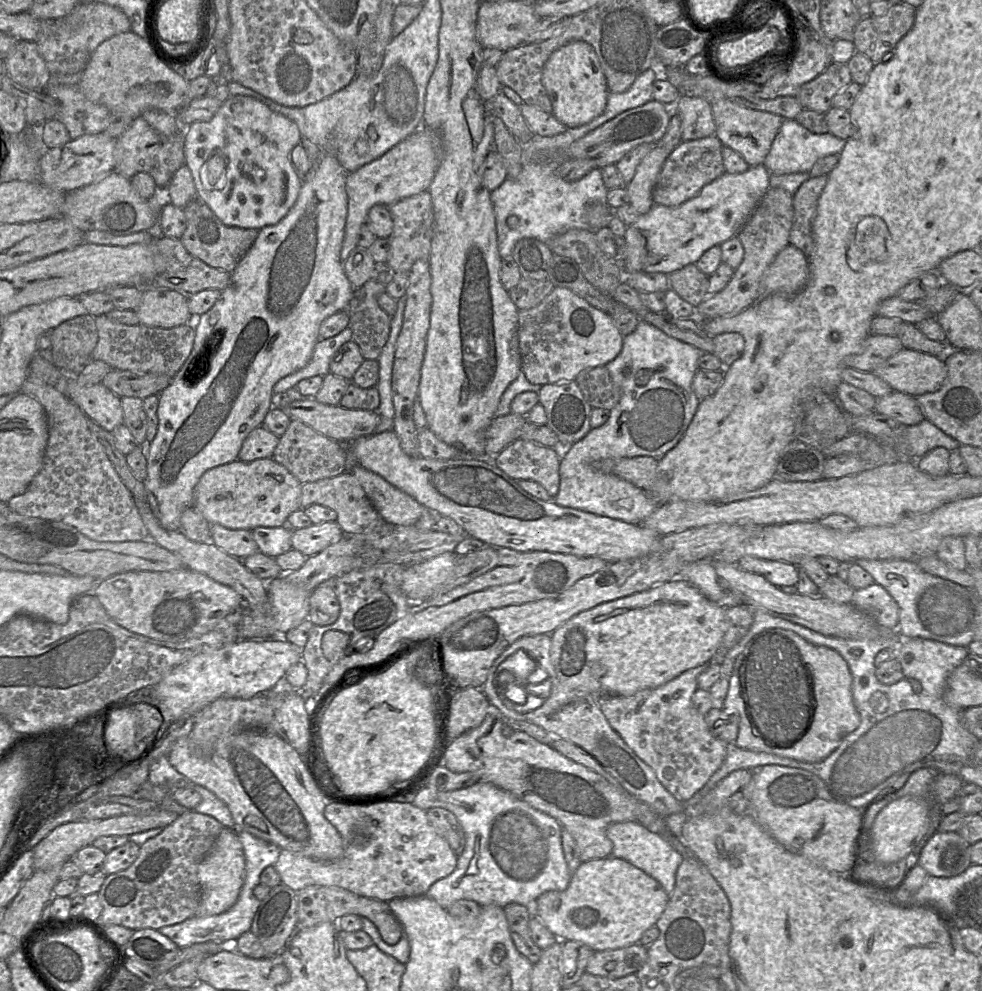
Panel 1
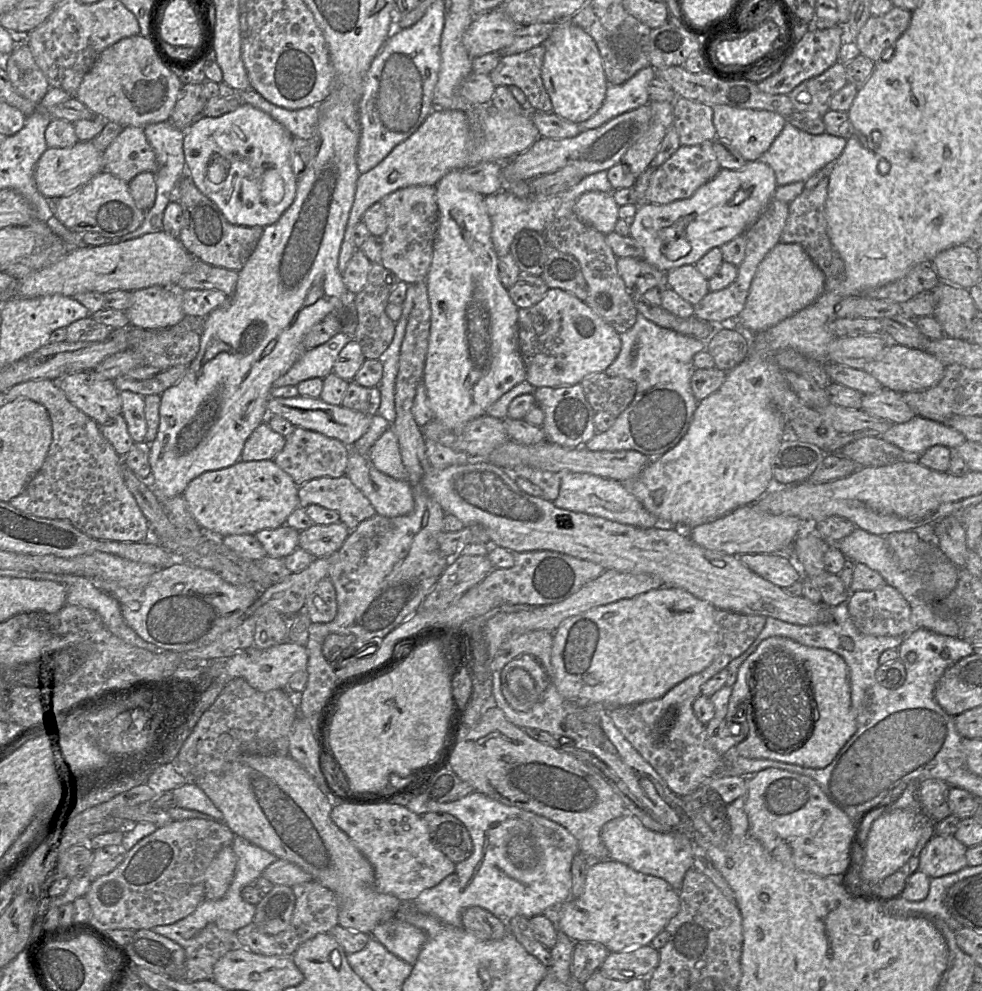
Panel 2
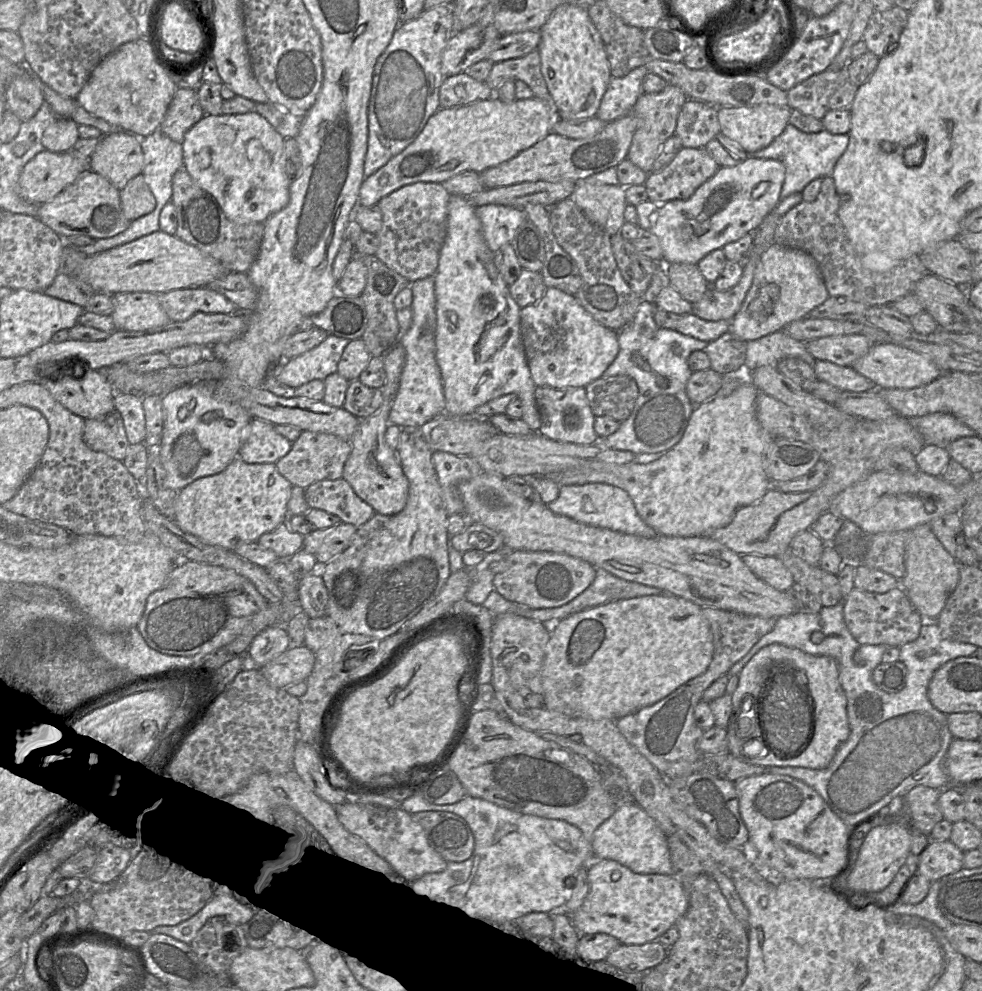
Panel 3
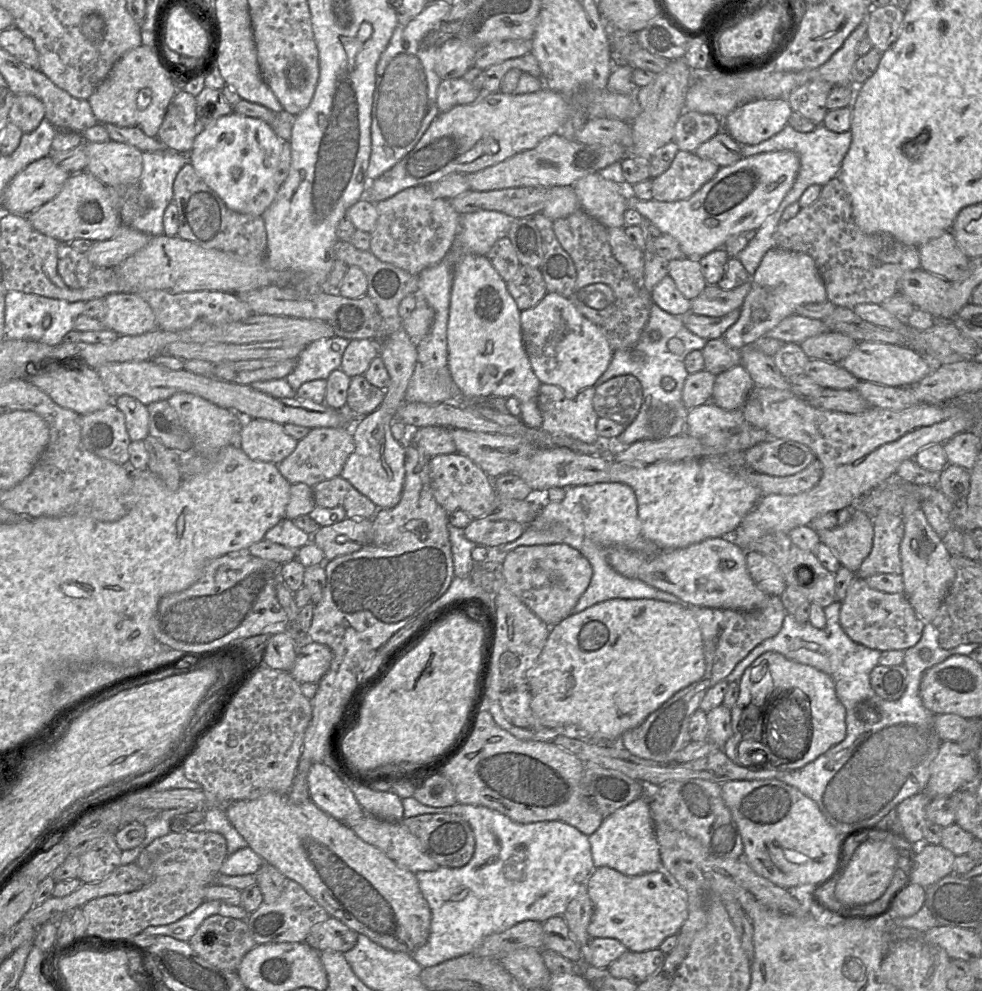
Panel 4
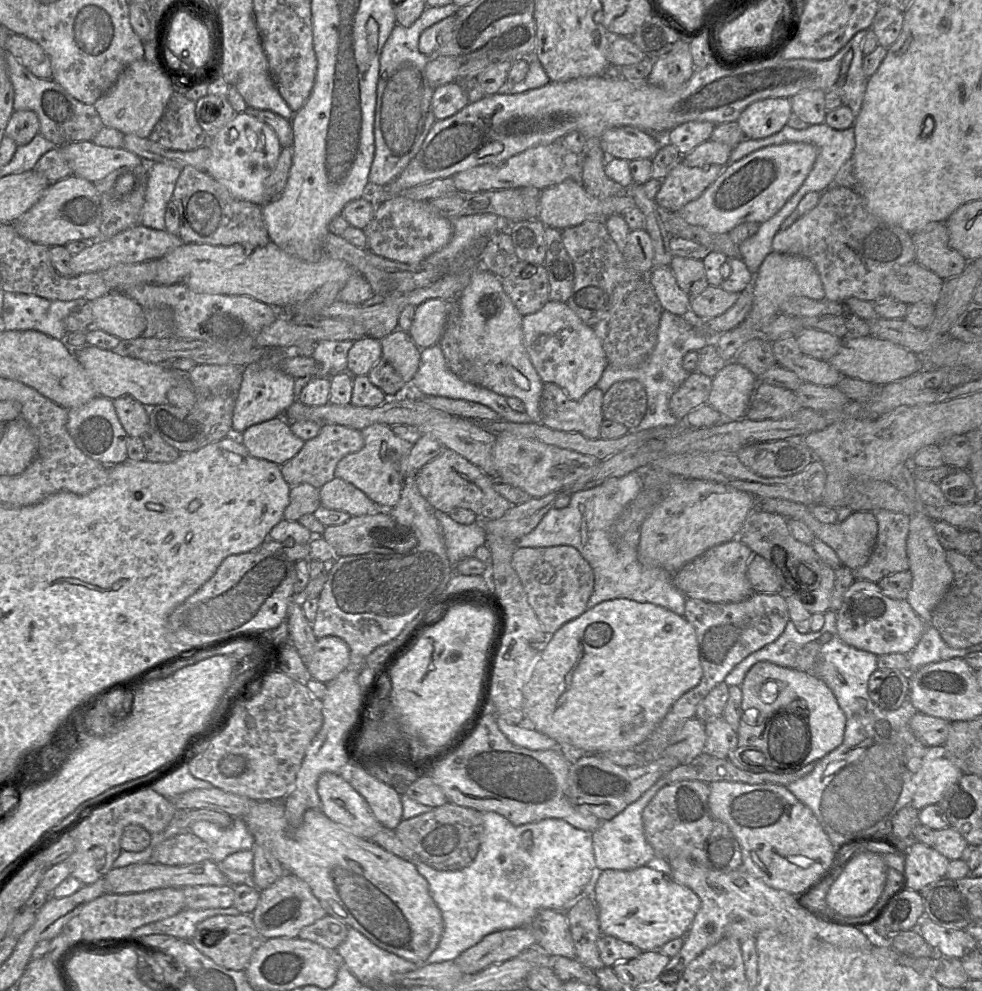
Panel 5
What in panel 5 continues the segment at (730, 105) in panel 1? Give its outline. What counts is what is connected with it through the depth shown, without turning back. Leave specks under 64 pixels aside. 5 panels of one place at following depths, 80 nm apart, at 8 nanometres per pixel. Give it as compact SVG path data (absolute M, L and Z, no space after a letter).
M766 98L748 105L736 121L745 138L762 139L779 132L791 112L790 98Z

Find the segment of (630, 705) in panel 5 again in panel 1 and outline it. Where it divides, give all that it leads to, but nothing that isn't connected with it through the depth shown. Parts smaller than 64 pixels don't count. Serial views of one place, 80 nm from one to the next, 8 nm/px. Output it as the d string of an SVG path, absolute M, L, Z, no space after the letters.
M674 578L668 582L658 584L643 592L619 598L580 612L558 627L551 633L551 662L557 677L562 685L572 690L579 690L594 694L615 694L620 696L631 696L635 693L657 688L673 680L686 670L707 663L716 653L720 646L723 635L727 630L726 608L705 598L694 586L681 578Z

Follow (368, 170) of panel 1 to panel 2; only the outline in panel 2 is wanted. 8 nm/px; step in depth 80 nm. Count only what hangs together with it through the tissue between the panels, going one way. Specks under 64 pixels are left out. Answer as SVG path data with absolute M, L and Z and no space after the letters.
M491 103L471 106L465 111L433 110L411 136L396 145L374 168L359 175L339 253L339 272L343 274L353 253L360 249L354 244L354 231L370 206L399 189L417 185L435 186L452 170L463 170L487 161L508 162L529 149L539 138L531 113L504 113Z

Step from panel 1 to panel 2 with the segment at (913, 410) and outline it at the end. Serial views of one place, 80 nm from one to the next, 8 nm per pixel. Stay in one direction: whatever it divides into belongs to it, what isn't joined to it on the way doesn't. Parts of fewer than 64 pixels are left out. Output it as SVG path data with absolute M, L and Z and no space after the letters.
M882 389L875 394L865 394L862 397L861 409L871 416L885 419L892 424L908 422L916 415L902 395L888 389Z

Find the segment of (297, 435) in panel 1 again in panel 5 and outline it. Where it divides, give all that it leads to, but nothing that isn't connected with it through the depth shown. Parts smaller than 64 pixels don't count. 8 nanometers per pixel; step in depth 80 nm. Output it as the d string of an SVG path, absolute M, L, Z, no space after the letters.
M323 423L317 436L305 441L301 450L280 466L281 474L290 486L307 483L320 489L335 477L334 472L338 462L346 455L360 451L363 445L361 431L337 424Z

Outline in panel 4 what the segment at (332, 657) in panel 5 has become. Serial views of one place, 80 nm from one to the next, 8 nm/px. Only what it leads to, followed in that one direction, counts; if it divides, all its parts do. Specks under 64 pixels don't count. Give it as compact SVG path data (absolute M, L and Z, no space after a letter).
M316 642L297 648L296 659L290 674L299 683L318 683L328 671L332 660L331 650Z

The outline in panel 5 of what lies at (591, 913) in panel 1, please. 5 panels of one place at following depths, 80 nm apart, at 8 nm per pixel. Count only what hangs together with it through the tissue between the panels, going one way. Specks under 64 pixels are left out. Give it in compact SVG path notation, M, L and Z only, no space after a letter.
M657 859L654 866L641 866L630 871L603 870L595 884L595 905L603 935L616 937L647 952L661 951L661 947L668 941L684 937L701 906L701 901L691 889L675 880L667 861Z

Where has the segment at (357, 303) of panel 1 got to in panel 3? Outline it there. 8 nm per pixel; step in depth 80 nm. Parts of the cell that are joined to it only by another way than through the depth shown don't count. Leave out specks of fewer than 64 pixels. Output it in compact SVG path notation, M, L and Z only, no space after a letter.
M355 252L354 258L361 260L367 269L366 286L360 295L367 313L367 326L361 340L365 343L366 349L372 357L382 357L398 342L401 335L396 318L394 298L401 290L410 287L411 282L388 268L375 255L363 255Z

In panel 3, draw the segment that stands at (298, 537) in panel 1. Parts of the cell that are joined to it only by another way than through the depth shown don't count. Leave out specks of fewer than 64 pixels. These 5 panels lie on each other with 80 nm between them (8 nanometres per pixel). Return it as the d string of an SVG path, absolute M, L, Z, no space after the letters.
M344 522L329 528L313 529L304 536L303 549L312 554L319 565L325 565L351 545L356 531L356 526Z

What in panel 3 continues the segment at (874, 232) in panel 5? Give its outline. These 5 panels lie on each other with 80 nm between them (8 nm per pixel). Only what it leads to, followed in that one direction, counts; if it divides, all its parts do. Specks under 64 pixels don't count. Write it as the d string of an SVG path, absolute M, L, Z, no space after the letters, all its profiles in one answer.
M831 176L822 179L821 188L813 201L801 201L780 218L774 232L774 243L797 248L810 254L817 262L827 292L831 297L842 297L867 306L892 305L911 294L915 284L928 272L920 255L912 255L884 273L870 271L862 266L838 216L840 197Z

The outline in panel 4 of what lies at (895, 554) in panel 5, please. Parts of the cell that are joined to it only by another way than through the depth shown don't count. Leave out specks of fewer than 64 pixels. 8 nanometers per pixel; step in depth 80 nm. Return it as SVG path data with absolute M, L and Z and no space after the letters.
M880 513L873 519L874 535L870 554L855 573L858 578L882 573L902 575L900 543L904 536L901 515Z

